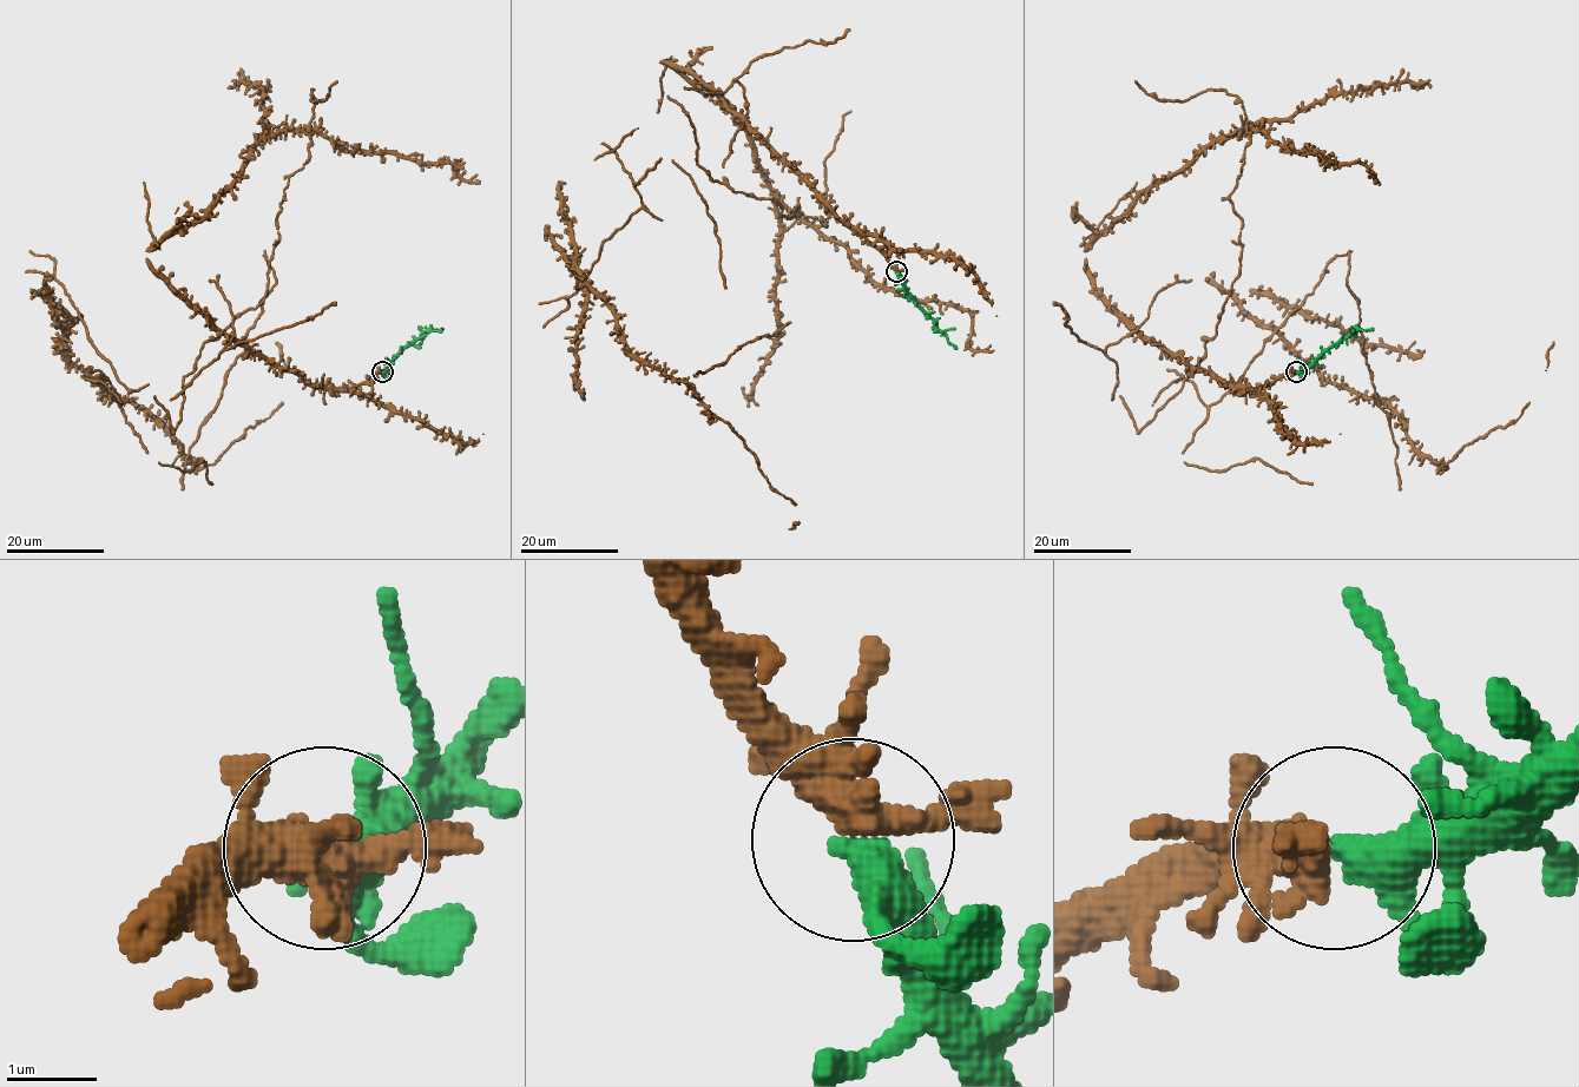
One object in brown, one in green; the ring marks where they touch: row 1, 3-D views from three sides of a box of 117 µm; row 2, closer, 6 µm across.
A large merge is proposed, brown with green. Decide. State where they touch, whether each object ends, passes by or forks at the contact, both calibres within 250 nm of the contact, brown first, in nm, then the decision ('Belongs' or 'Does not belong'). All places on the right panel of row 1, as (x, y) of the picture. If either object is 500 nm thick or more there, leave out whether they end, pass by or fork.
Place: (1296, 371). At the ring brown forks. At the ring green passes by. Thickness 360 nm (brown) against 320 nm. Belongs

